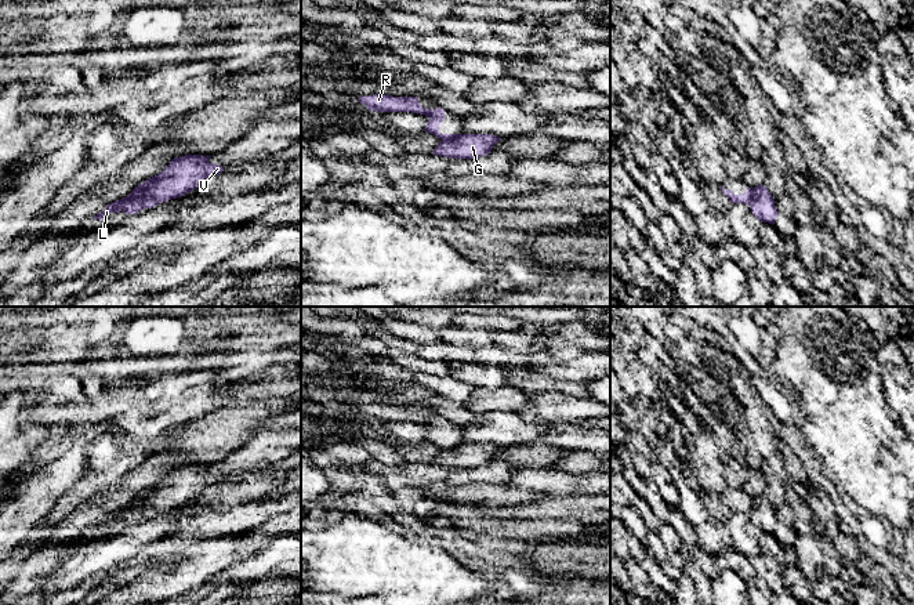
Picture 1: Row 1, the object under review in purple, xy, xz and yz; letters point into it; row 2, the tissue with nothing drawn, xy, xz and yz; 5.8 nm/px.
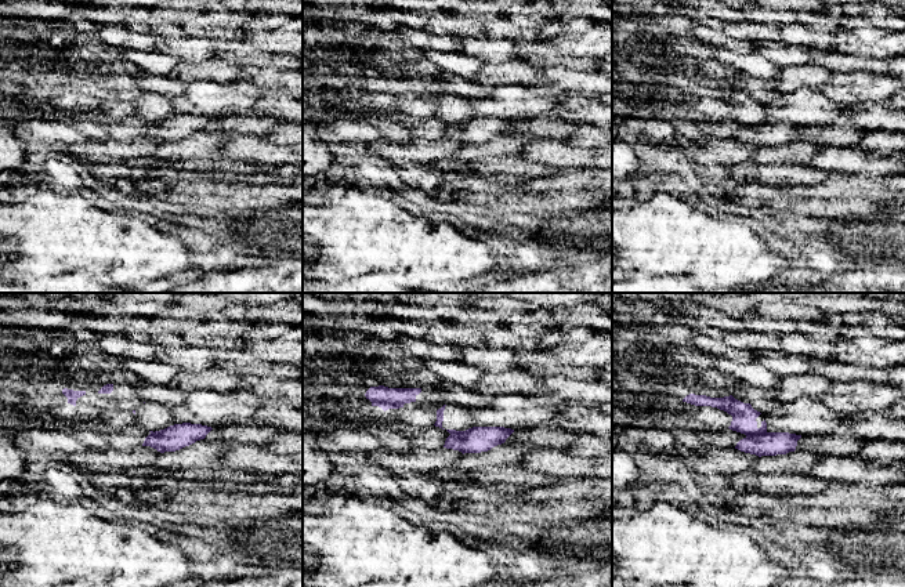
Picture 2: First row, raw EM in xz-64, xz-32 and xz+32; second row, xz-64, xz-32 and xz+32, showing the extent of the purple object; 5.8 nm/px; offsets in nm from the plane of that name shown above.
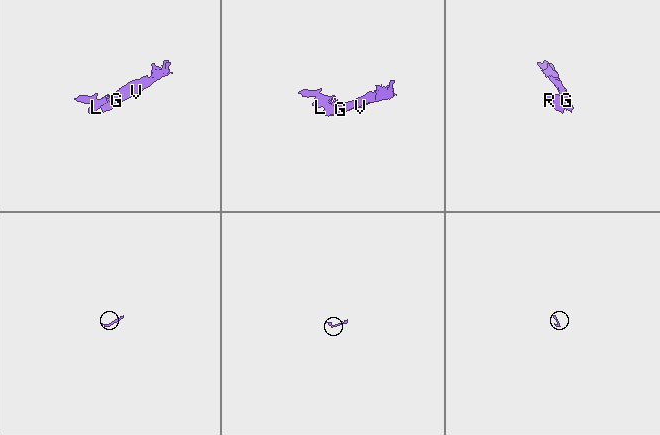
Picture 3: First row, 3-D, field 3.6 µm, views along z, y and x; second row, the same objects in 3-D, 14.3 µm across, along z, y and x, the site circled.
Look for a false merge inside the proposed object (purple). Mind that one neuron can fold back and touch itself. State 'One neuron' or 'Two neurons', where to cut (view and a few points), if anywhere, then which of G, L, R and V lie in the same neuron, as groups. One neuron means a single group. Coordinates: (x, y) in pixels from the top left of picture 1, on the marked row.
Two neurons. Split along xz (461, 134), (442, 140). Groups: G V / L R

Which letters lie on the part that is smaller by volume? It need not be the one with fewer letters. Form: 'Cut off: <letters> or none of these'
Cut off: L, R

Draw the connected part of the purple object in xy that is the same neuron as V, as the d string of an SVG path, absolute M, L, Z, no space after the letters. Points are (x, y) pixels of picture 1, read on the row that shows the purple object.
M185 155L174 157L157 175L135 186L124 209L126 214L137 214L159 203L185 196L206 178L224 171L222 166L210 163L211 156Z

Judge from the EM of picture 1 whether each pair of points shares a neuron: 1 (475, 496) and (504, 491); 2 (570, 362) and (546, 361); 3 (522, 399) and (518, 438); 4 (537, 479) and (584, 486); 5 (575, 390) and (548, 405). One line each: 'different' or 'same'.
1: same
2: same
3: different
4: same
5: different

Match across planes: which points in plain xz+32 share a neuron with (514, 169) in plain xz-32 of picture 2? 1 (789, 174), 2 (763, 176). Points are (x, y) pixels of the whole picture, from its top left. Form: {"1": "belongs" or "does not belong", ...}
{"1": "belongs", "2": "belongs"}

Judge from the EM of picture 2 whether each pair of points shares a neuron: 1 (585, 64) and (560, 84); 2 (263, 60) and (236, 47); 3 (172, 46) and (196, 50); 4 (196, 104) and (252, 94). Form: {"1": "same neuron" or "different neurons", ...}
{"1": "different neurons", "2": "same neuron", "3": "same neuron", "4": "same neuron"}

